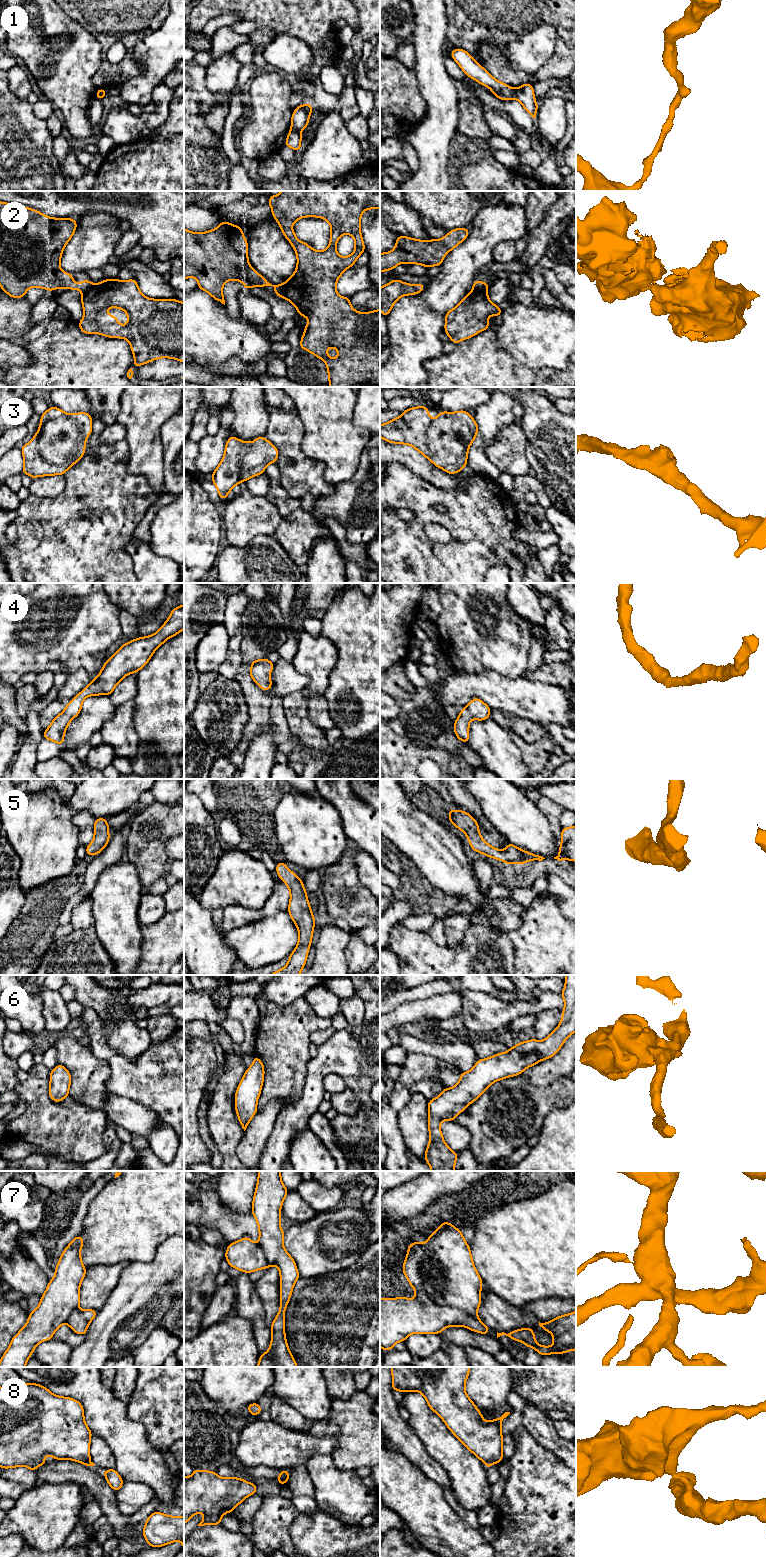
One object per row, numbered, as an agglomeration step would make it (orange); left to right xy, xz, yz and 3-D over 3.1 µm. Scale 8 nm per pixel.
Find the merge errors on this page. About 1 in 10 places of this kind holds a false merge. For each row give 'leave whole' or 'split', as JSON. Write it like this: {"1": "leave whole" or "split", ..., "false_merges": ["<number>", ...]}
{"1": "split", "2": "split", "3": "leave whole", "4": "leave whole", "5": "leave whole", "6": "leave whole", "7": "split", "8": "split", "false_merges": ["1", "2", "7", "8"]}

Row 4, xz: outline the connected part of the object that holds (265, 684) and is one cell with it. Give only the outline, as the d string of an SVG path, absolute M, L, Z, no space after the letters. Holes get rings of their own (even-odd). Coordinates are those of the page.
M267 658L259 659L256 661L251 661L251 670L249 675L255 683L259 684L259 687L268 691L272 687L271 678L269 676L270 672L274 668L274 664Z

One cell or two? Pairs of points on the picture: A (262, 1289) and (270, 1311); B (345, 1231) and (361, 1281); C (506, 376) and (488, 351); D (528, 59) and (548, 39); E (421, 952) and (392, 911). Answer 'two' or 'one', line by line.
A: one
B: two
C: one
D: one
E: two

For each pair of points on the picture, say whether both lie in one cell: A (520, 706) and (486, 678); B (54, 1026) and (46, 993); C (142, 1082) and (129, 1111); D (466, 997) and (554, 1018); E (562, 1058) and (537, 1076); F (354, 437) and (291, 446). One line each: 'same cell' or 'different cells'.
A: same cell
B: same cell
C: different cells
D: different cells
E: same cell
F: different cells

